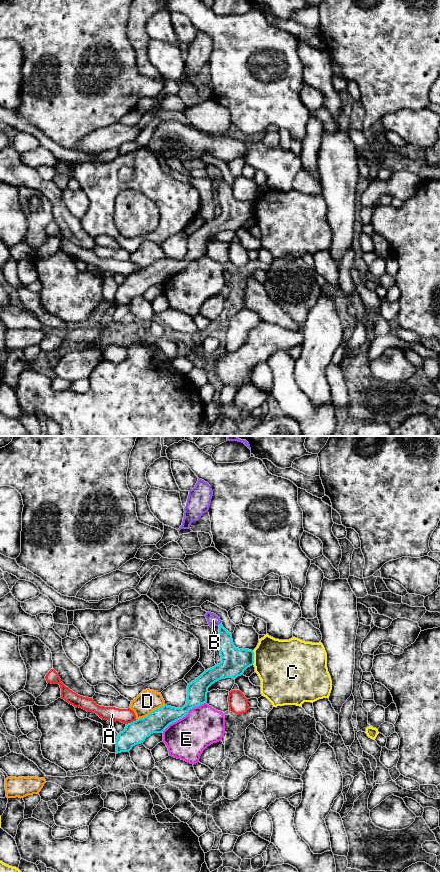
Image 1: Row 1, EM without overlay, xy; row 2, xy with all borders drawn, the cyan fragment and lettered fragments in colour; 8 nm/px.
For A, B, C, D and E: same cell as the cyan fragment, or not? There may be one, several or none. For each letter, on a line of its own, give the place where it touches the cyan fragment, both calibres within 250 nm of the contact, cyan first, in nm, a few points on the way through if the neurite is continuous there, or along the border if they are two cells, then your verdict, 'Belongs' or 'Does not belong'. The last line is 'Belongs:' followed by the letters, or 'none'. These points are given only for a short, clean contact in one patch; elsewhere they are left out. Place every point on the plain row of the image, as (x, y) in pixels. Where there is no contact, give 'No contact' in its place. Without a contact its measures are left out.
A: Touches cyan at xy (131, 274). Thickness 180 nm (cyan) against 120 nm. Boundary: xy (136, 272), (126, 276). Does not belong
B: No contact. Belongs
C: Touches cyan at xy (253, 210). Thickness 220 nm (cyan) against 420 nm. Does not belong
D: Touches cyan at xy (150, 265). Thickness 180 nm (cyan) against 180 nm. Does not belong
E: Touches cyan at xy (184, 268). Thickness 180 nm (cyan) against 340 nm. Boundary: xy (205, 254), (191, 260), (184, 268), (172, 274), (162, 284). Does not belong
Belongs: B

